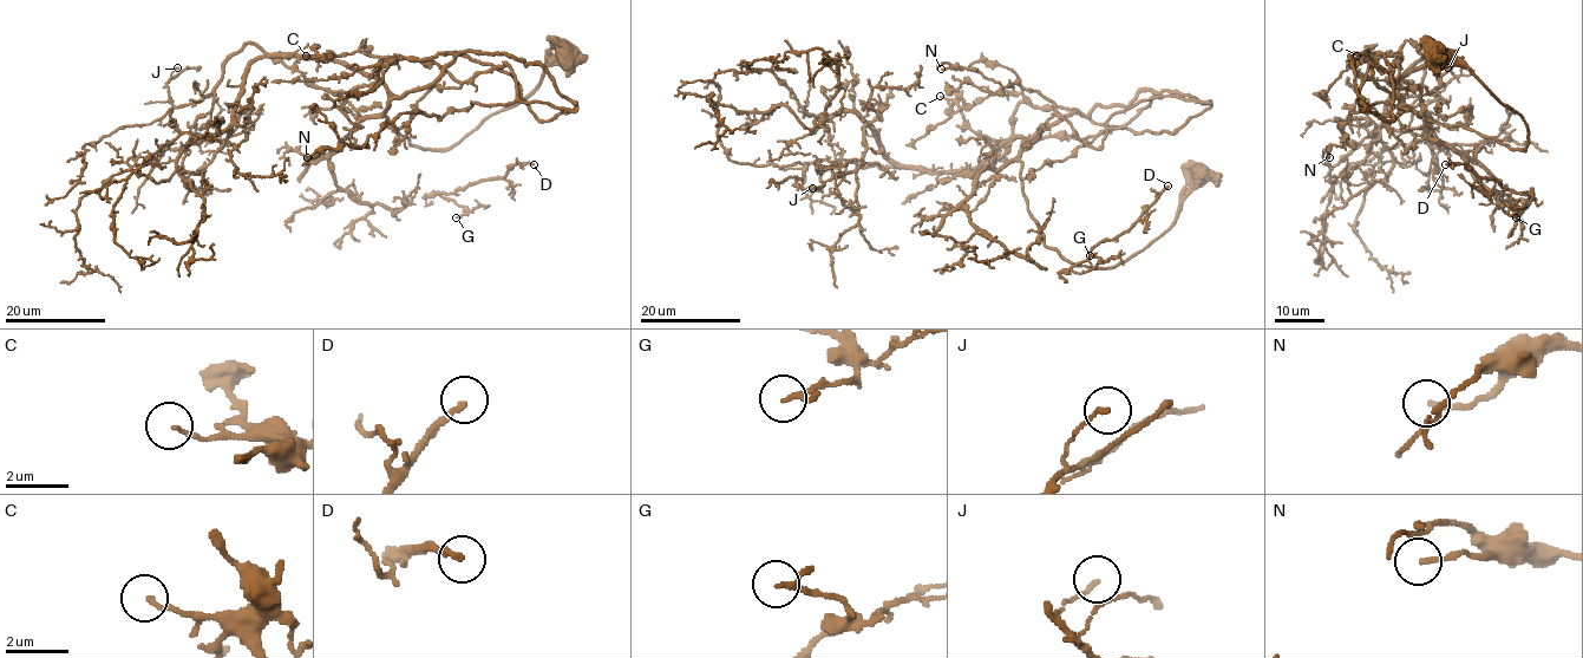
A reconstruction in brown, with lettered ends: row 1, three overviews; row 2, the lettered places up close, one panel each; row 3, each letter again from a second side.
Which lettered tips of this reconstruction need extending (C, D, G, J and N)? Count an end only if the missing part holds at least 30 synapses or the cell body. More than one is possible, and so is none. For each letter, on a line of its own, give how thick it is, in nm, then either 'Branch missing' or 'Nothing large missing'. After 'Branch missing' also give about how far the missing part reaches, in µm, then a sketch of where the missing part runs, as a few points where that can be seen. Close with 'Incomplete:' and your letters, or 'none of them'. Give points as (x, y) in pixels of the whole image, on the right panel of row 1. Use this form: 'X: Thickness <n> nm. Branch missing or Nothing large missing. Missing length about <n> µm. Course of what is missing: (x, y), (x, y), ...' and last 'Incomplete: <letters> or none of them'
C: Thickness 120 nm. Nothing large missing
D: Thickness 180 nm. Branch missing. Missing length about 45 µm. Course of what is missing: (1445, 164), (1421, 156), (1402, 157), (1392, 170), (1369, 177), (1349, 168), (1333, 169), (1282, 155)
G: Thickness 120 nm. Nothing large missing
J: Thickness 130 nm. Nothing large missing
N: Thickness 150 nm. Nothing large missing
Incomplete: D

